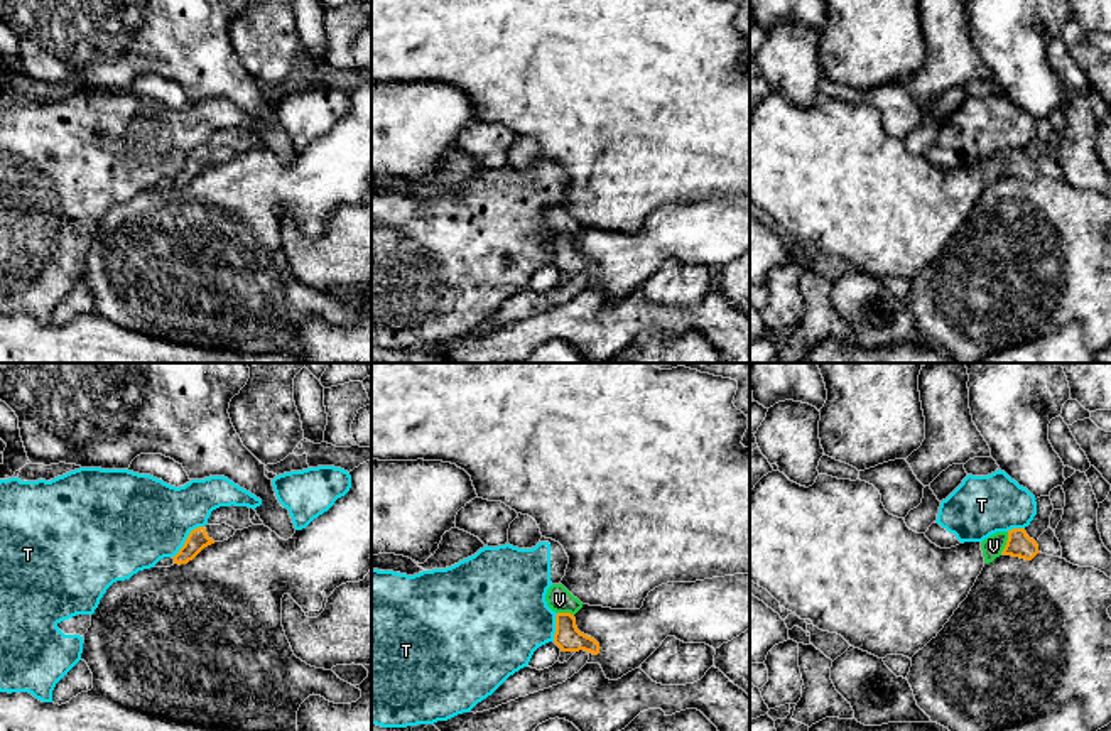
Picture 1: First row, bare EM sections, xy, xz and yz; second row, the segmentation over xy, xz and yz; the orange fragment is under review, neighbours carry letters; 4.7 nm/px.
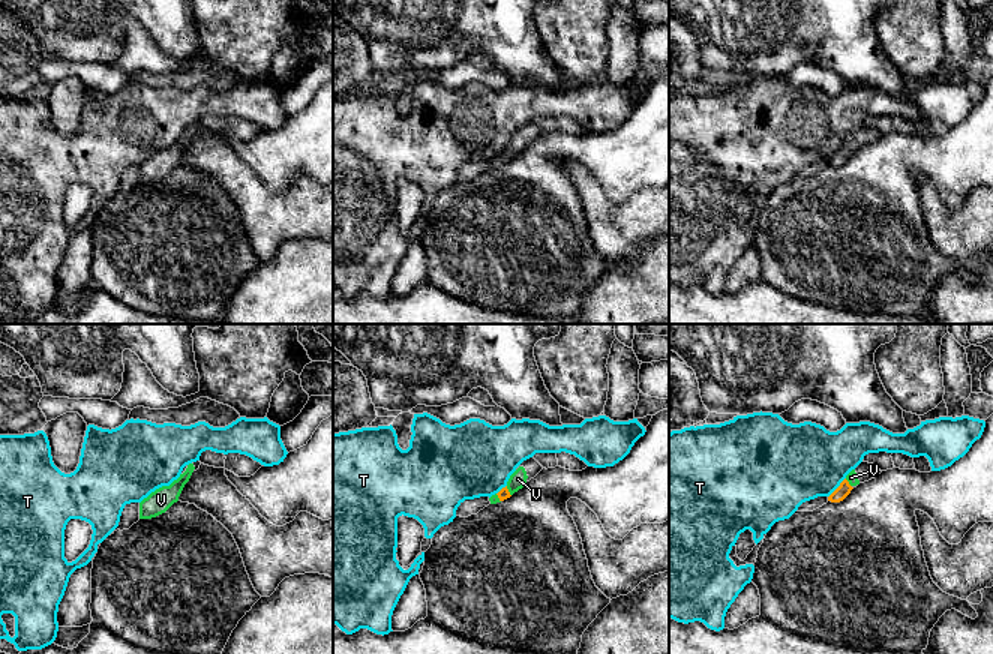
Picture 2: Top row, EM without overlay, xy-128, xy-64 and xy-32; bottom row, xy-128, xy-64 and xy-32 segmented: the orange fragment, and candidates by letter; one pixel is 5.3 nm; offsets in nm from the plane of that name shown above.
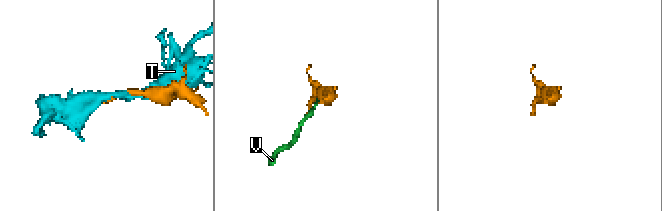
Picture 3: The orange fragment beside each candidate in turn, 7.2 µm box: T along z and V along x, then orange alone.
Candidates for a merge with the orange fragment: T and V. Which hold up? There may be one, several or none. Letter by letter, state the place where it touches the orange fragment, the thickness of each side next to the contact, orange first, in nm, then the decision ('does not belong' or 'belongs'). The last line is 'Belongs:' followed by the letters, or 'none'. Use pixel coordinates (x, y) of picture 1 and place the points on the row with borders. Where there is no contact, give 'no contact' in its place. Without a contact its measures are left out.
T: contact xy (186, 539); calibres 100 and 440 nm; does not belong
V: contact yz (1007, 542); calibres 120 and 100 nm; belongs
Belongs: V

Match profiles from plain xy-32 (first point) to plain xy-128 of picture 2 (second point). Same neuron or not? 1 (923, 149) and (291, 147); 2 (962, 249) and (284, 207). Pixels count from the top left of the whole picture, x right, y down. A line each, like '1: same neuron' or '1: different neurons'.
1: same neuron
2: same neuron

